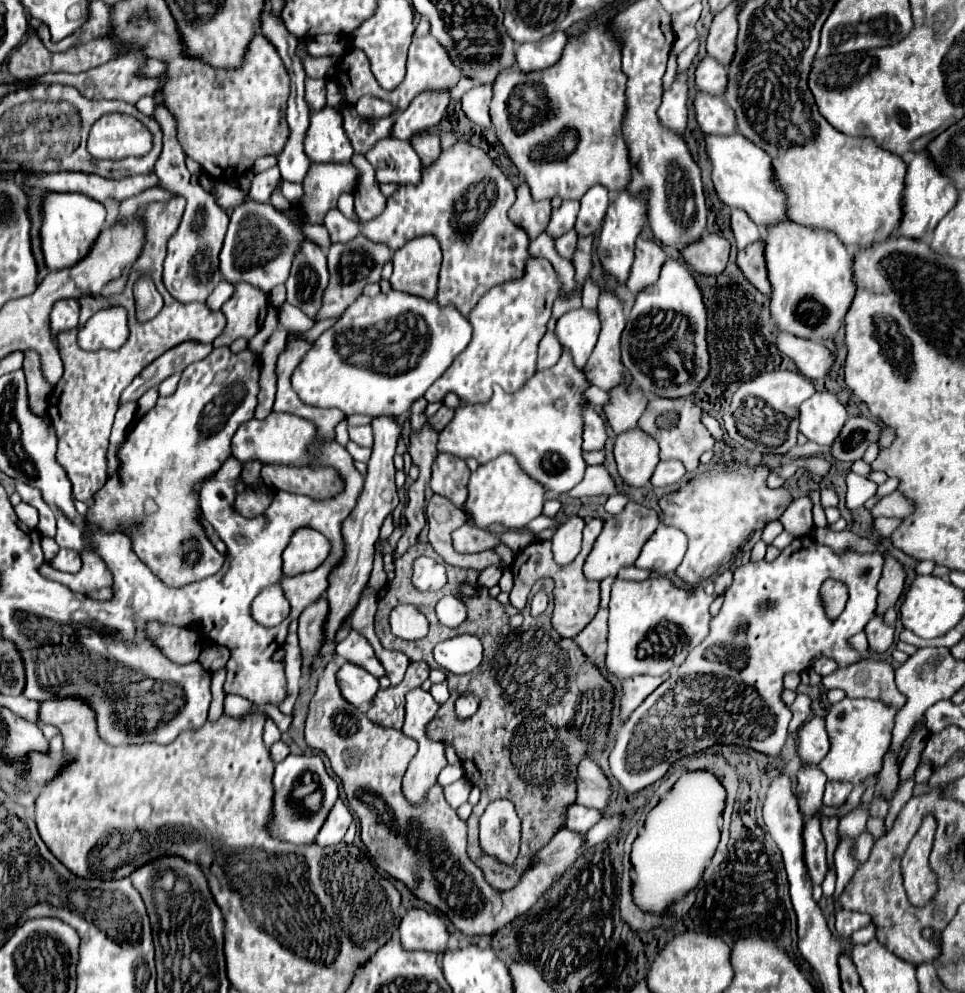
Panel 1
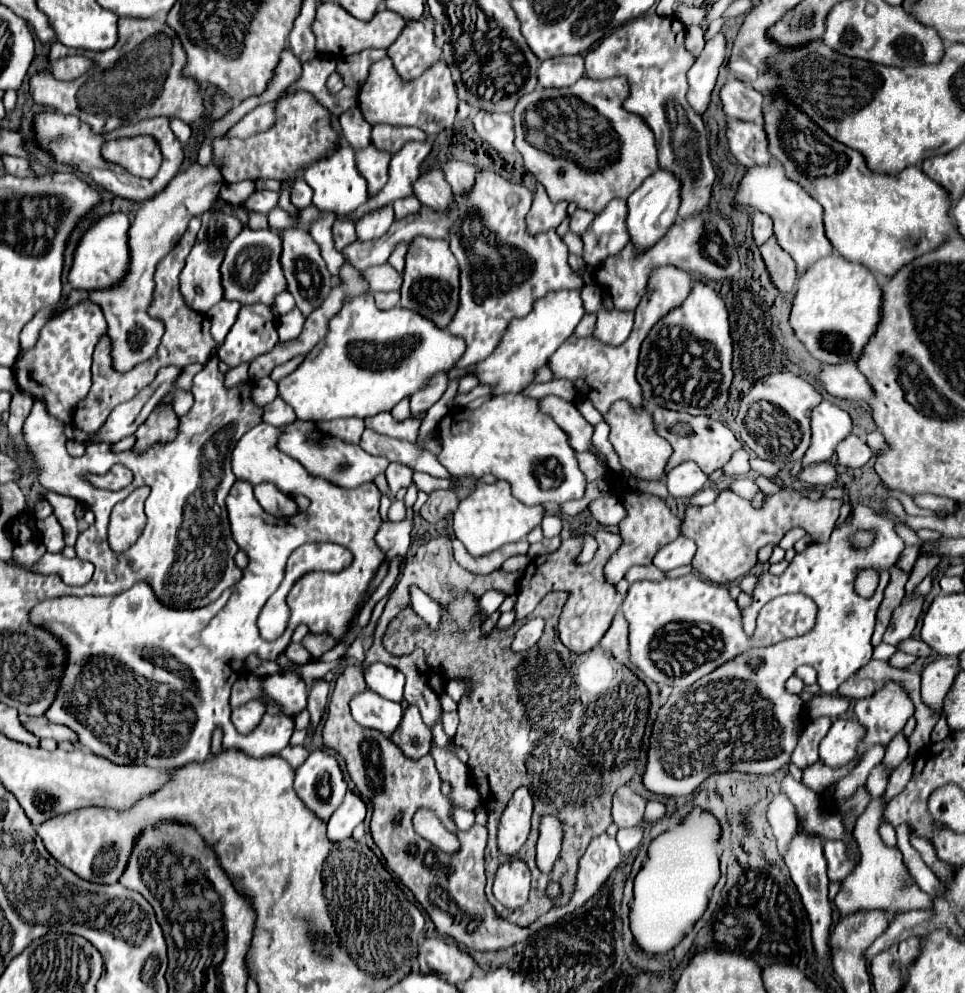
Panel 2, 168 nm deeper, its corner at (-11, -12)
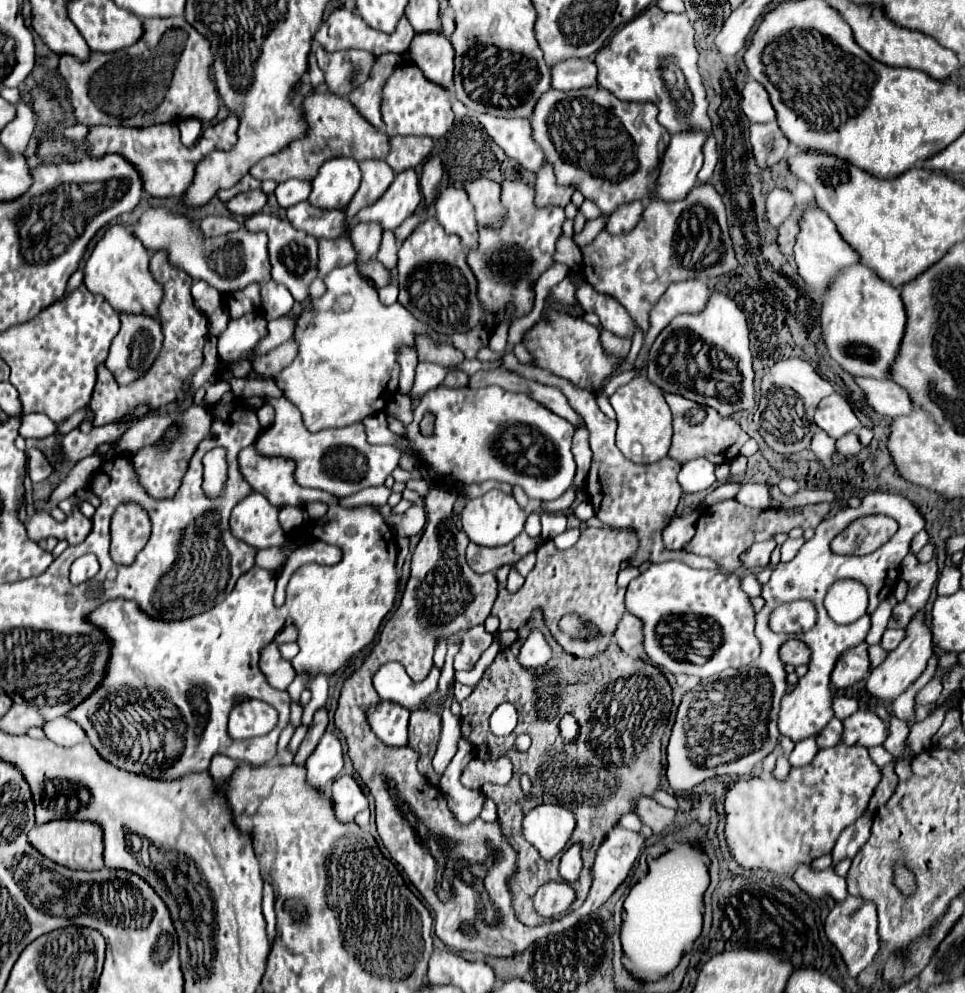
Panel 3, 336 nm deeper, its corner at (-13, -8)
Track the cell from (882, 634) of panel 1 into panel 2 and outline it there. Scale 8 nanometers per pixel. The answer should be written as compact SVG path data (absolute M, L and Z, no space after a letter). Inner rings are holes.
M923 598L913 600L909 604L901 604L899 608L895 608L891 622L889 622L889 628L883 634L885 644L891 644L897 648L903 640L907 640L911 636L915 624L917 624L917 618L921 614L921 604L923 604Z

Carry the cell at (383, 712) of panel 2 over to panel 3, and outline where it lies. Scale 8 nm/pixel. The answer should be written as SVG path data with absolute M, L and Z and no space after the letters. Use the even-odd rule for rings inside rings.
M381 702L379 706L373 706L369 710L369 722L381 742L385 742L387 746L407 746L409 714L411 712L403 710L403 706L395 706L393 702Z

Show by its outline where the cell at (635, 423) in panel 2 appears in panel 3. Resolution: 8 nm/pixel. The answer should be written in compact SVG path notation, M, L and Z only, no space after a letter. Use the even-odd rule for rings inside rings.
M635 376L629 384L619 386L611 396L611 404L617 412L617 448L625 458L637 464L651 464L667 456L671 446L671 410L663 398L663 390L647 376Z

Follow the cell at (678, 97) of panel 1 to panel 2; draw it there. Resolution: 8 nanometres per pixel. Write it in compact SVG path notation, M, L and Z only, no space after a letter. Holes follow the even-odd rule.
M717 34L711 42L705 44L701 56L695 60L695 64L687 72L687 80L689 80L687 102L699 116L709 106L709 96L715 86L719 66L723 62L725 62L725 38L723 34Z

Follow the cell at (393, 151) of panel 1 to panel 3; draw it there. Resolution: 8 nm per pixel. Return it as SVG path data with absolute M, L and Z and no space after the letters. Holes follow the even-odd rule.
M441 188L439 202L435 202L435 210L439 224L445 228L447 234L457 234L467 250L475 250L479 246L475 208L463 188Z

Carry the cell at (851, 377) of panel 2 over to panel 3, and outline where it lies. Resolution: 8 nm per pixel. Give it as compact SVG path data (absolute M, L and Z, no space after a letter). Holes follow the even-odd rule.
M855 378L855 382L863 388L867 404L873 406L879 414L897 418L913 412L913 402L903 386L875 378Z

